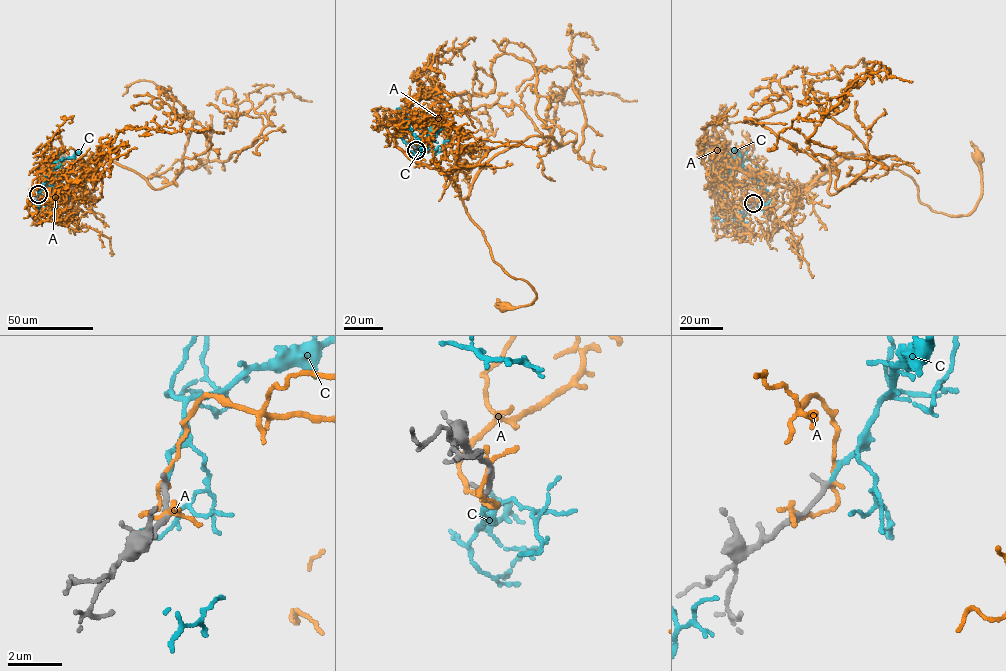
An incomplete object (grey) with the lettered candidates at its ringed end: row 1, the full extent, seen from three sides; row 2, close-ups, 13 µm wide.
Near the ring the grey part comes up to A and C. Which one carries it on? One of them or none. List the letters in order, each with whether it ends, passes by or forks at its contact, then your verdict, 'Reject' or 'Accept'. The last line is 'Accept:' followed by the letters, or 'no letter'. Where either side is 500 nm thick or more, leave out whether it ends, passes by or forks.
A: It passes by. Reject
C: It ends there. Accept
Accept: C

